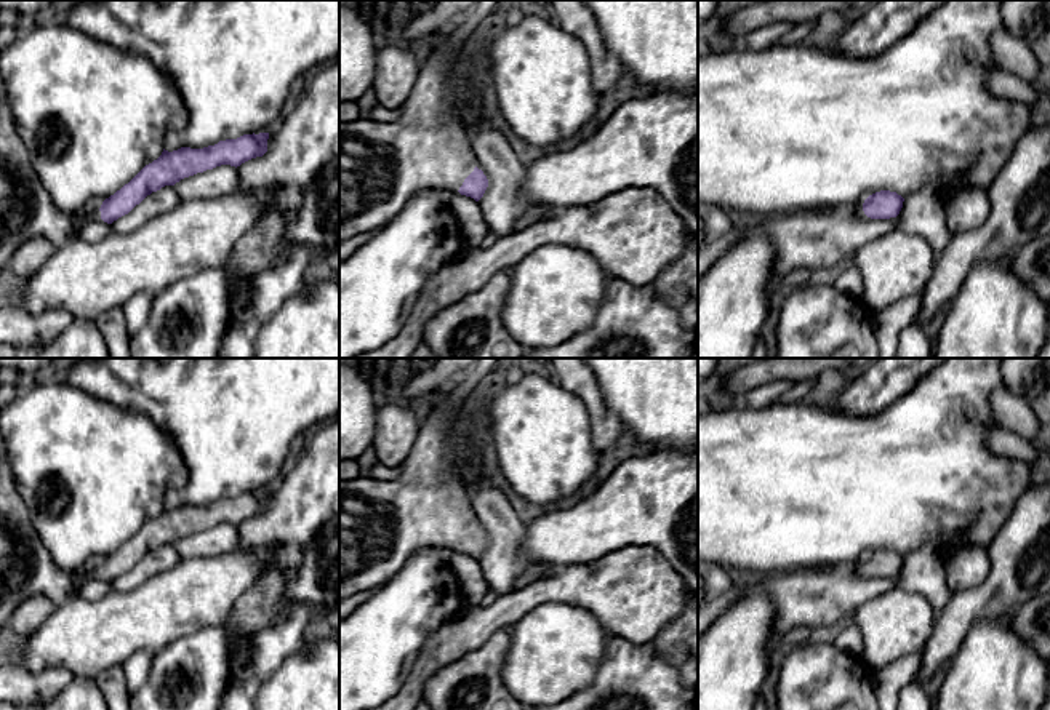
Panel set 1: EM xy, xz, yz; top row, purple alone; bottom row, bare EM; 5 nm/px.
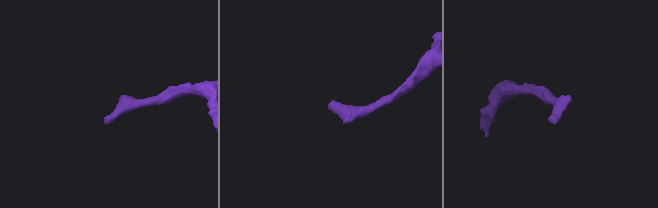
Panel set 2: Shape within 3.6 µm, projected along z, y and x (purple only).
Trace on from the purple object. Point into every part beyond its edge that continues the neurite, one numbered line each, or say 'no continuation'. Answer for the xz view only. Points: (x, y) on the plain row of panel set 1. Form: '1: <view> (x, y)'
1: xz (381, 522)

